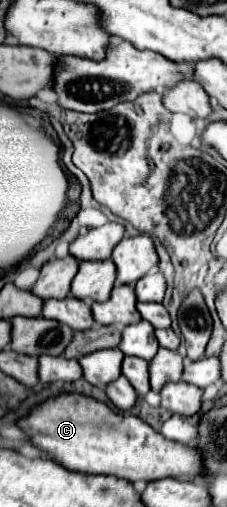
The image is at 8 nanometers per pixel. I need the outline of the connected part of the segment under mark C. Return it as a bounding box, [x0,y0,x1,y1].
[17,392,201,482]

